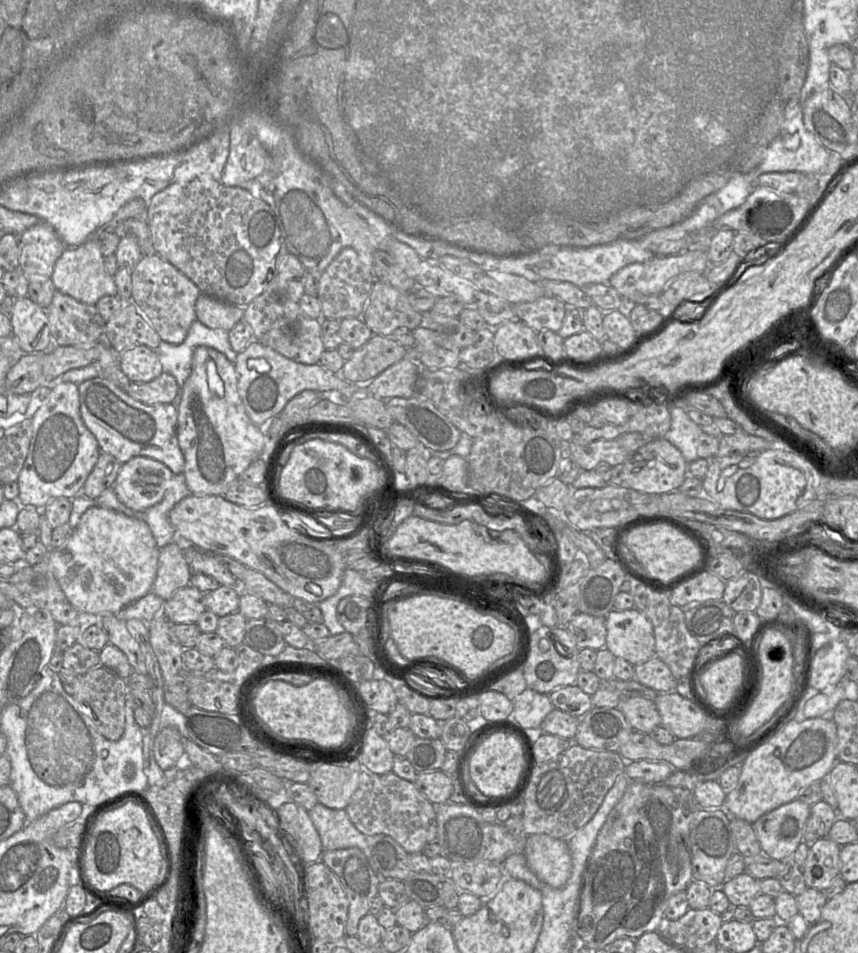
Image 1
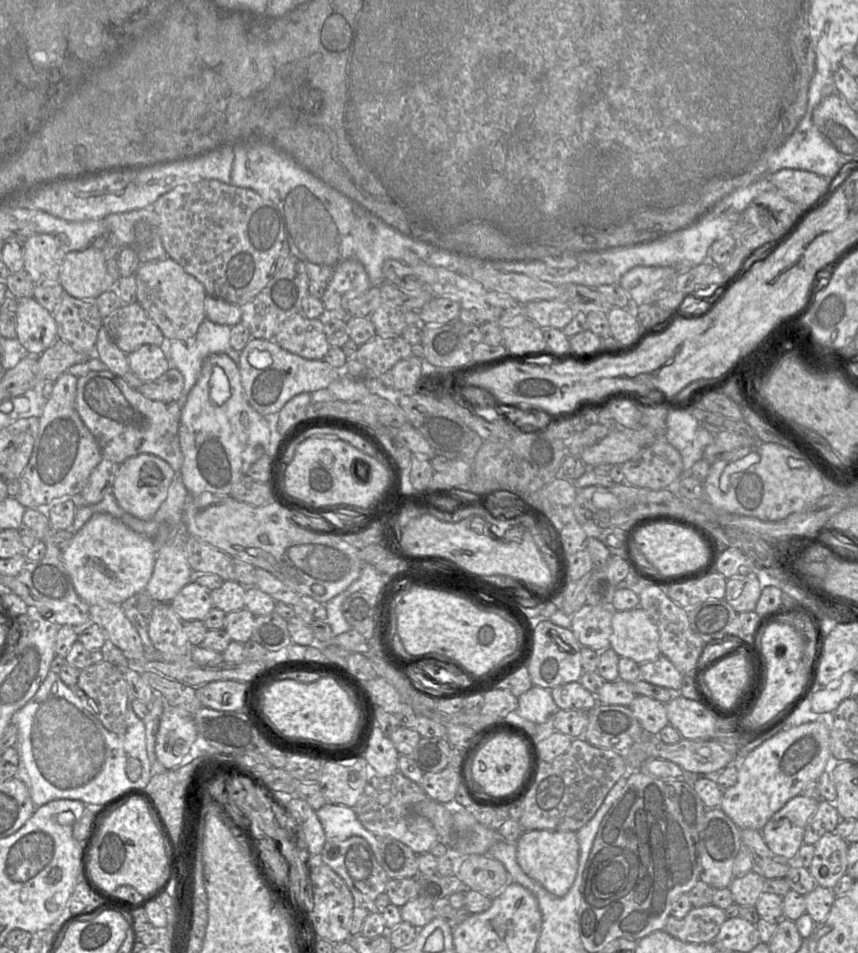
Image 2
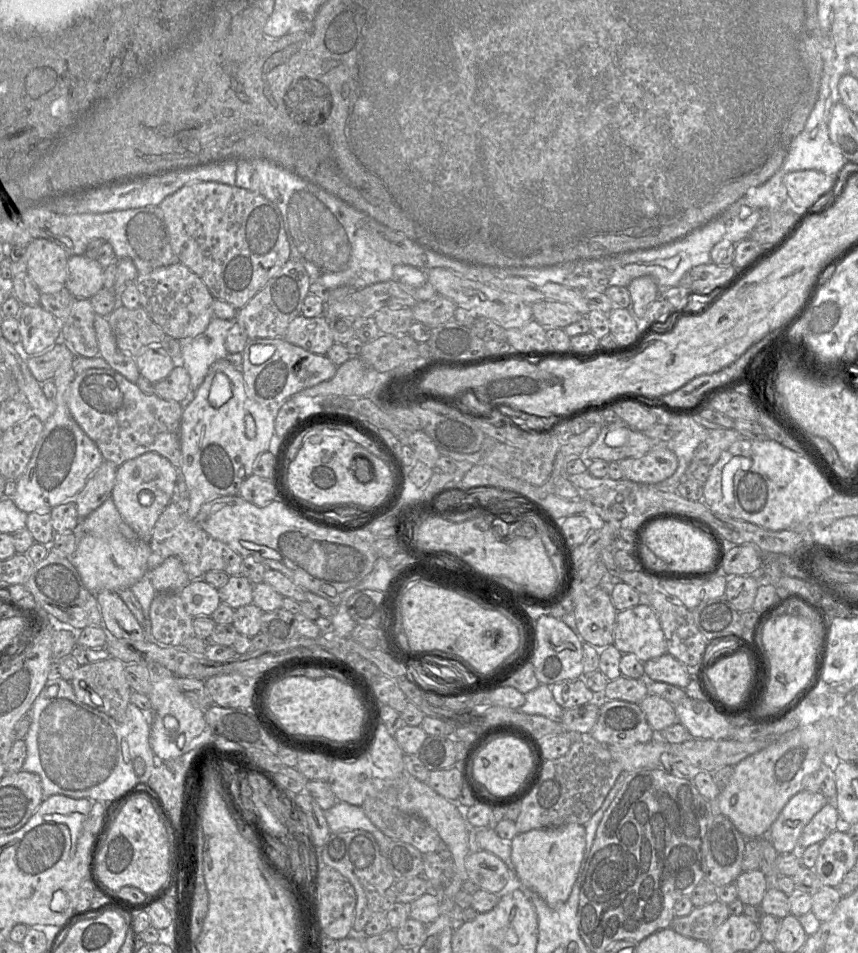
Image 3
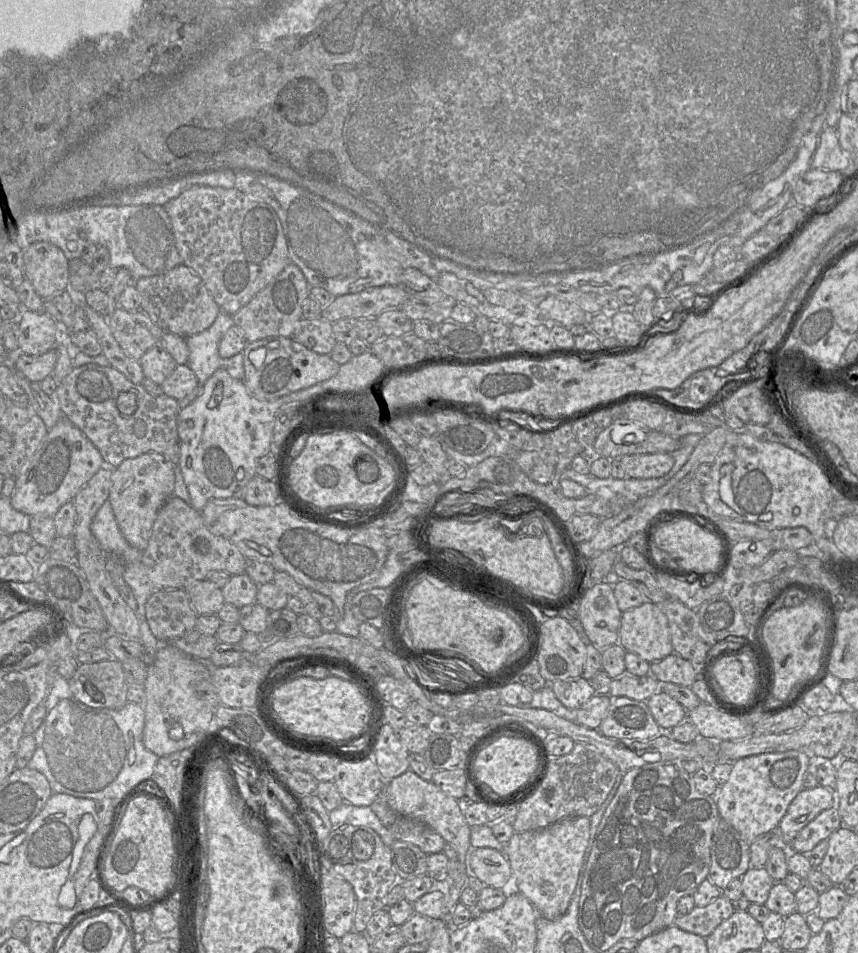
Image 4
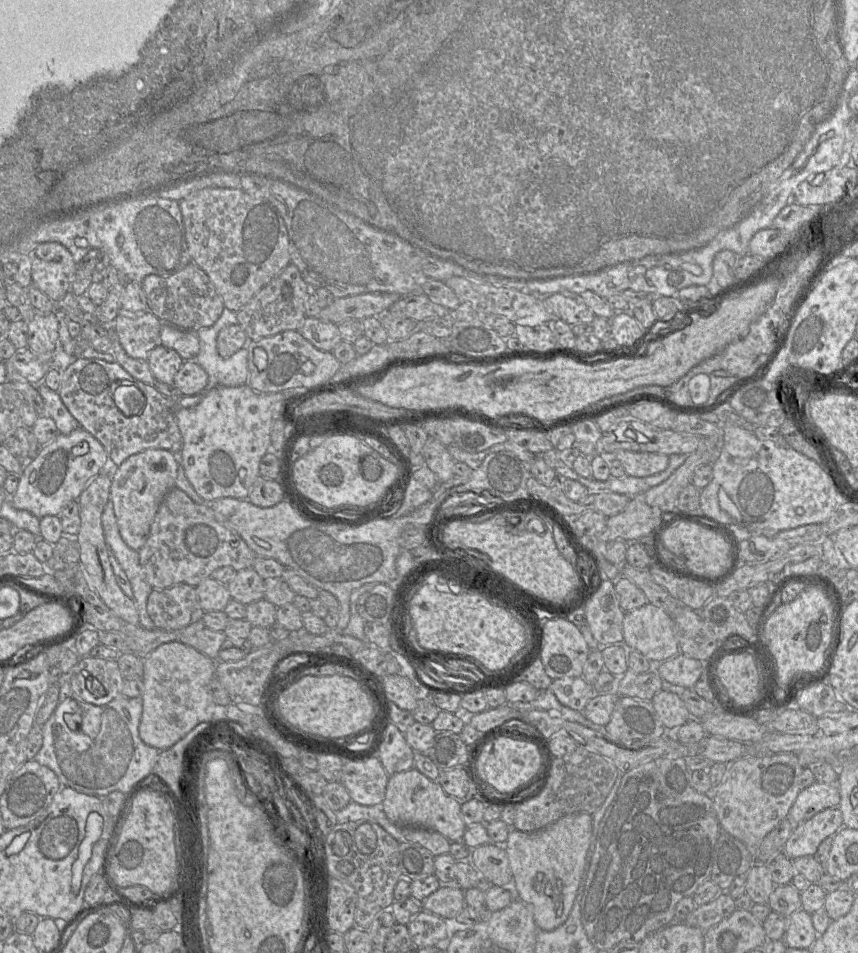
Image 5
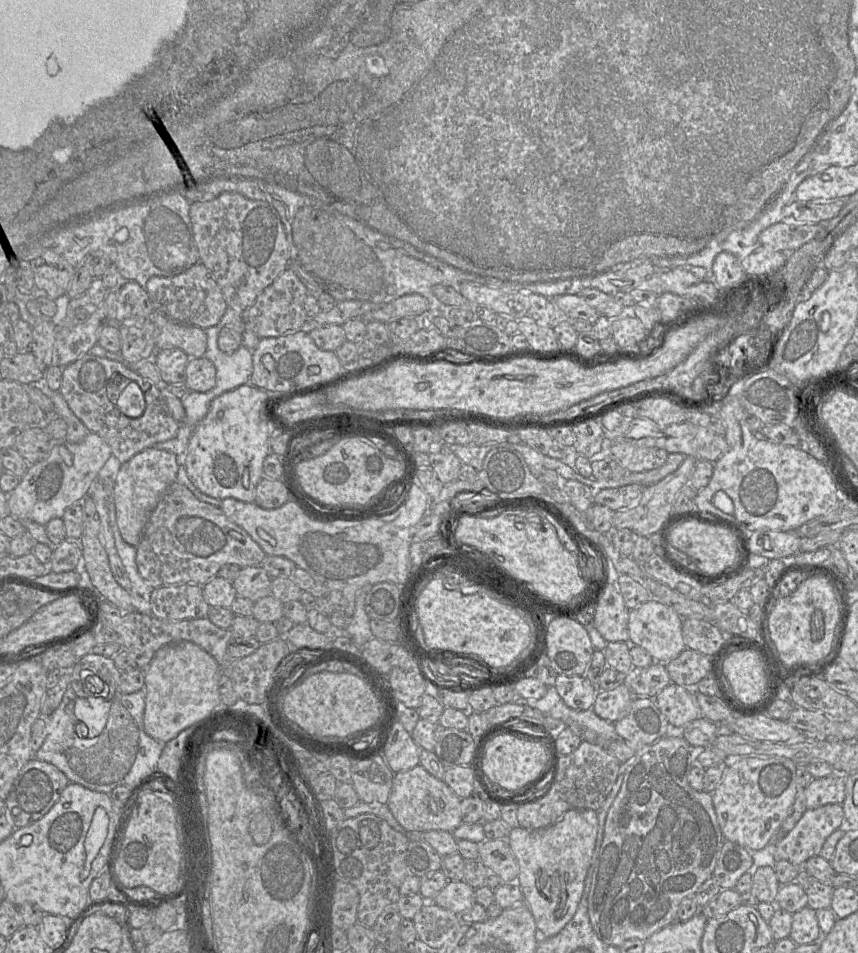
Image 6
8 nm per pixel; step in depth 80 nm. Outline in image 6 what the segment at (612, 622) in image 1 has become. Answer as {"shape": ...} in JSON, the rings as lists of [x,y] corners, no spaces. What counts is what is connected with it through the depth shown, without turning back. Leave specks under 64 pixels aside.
{"shape":[[[650,598],[629,612],[629,642],[645,649],[654,662],[668,663],[687,649],[682,636],[682,621],[682,617],[670,607]]]}

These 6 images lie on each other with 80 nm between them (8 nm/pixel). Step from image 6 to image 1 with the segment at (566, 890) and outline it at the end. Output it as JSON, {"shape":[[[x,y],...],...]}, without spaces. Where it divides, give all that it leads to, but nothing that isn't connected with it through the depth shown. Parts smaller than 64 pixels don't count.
{"shape":[[[546,834],[525,837],[524,856],[527,866],[544,883],[561,888],[572,872],[572,859],[566,839]]]}

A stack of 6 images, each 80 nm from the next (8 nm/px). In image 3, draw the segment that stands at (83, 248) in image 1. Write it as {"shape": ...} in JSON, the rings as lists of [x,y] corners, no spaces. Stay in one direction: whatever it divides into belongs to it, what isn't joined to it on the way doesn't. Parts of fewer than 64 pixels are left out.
{"shape":[[[85,255],[71,256],[67,261],[64,287],[77,299],[90,299],[104,288],[104,268],[96,259]]]}

